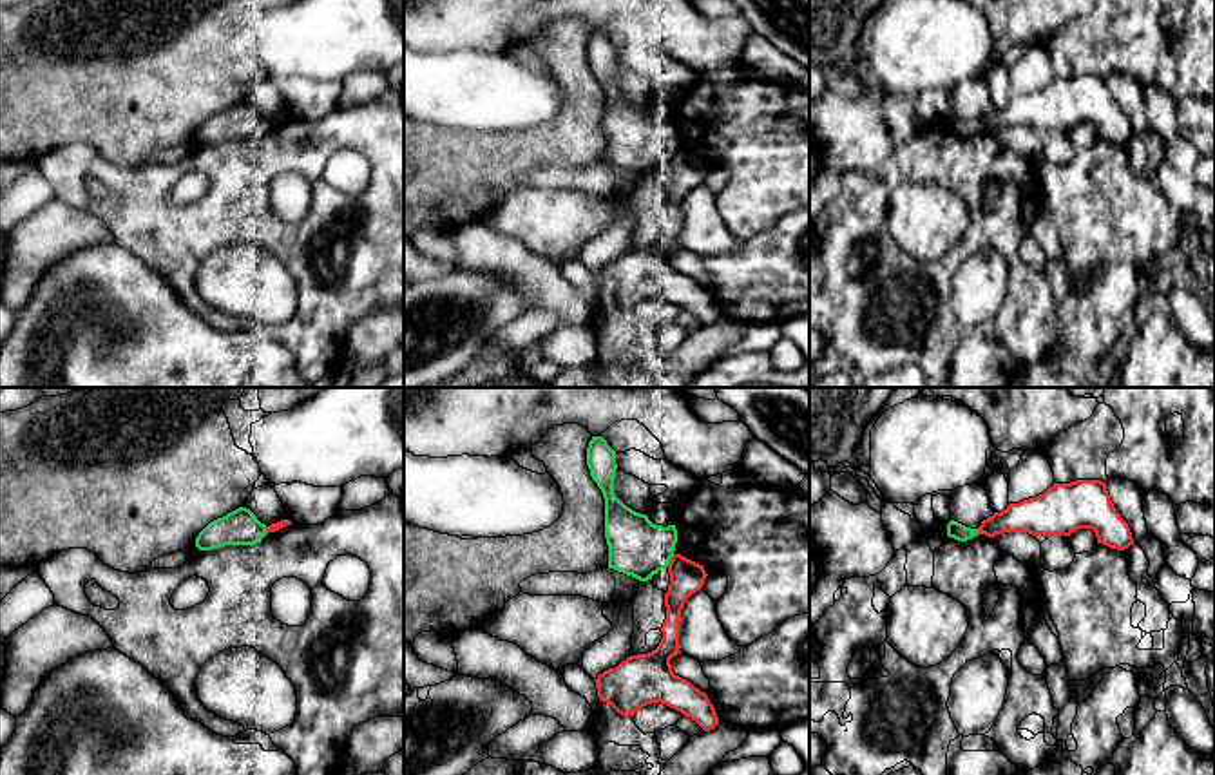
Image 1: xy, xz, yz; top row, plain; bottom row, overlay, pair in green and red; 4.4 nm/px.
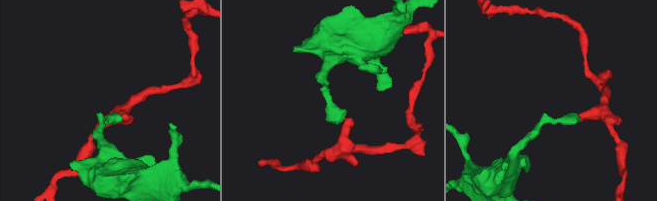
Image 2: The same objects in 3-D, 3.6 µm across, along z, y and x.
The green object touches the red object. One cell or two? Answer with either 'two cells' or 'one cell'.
two cells

